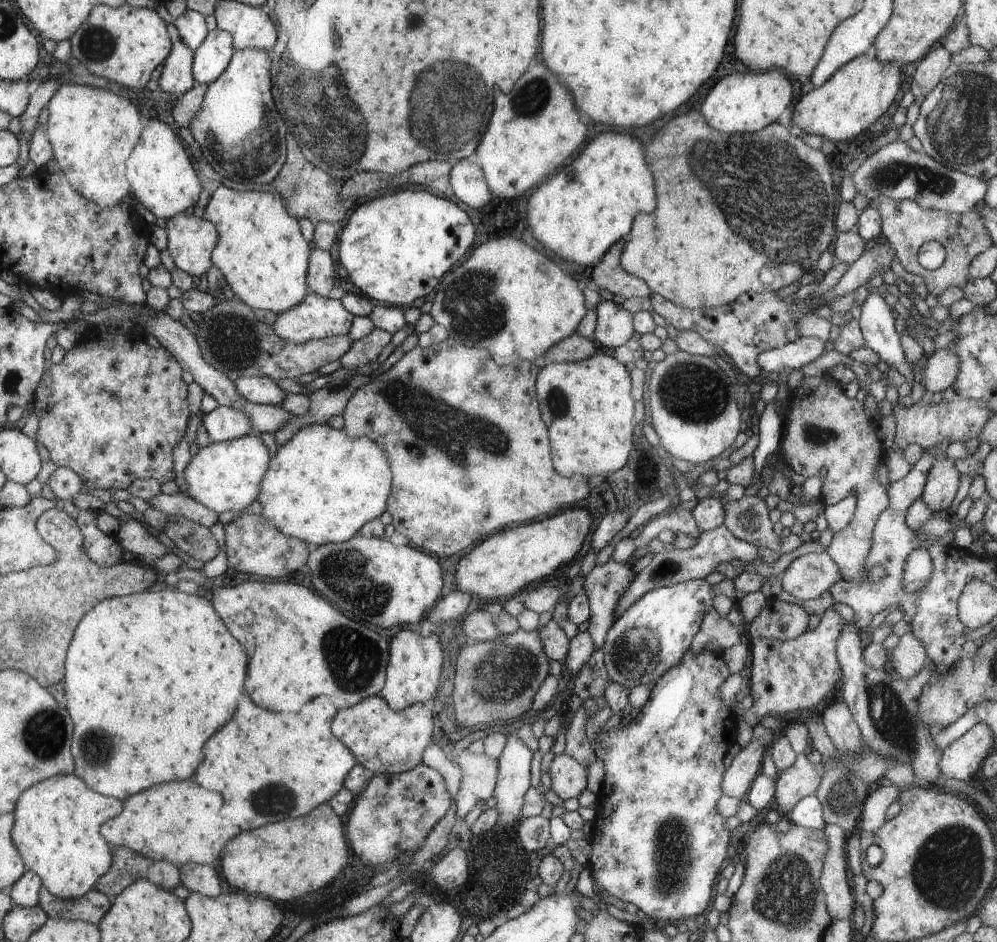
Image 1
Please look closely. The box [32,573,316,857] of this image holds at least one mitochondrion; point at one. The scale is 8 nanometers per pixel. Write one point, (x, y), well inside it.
(274, 800)

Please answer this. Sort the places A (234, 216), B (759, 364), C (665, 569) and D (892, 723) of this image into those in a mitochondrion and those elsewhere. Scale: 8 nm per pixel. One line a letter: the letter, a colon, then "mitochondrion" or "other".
A: other
B: other
C: other
D: mitochondrion

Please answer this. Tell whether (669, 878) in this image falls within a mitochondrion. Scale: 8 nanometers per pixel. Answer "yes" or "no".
yes

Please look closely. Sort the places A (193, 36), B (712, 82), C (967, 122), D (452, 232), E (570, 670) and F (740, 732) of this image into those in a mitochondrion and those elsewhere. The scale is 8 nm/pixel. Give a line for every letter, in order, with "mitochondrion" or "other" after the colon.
A: other
B: other
C: mitochondrion
D: other
E: other
F: other

